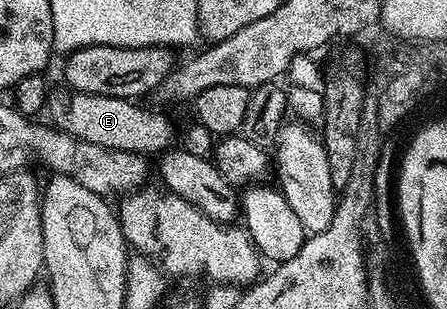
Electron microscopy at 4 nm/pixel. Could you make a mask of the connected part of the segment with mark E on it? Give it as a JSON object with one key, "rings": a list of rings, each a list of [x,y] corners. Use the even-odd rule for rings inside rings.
{"rings":[[[66,90],[50,92],[46,112],[56,127],[81,141],[111,150],[125,150],[142,155],[159,155],[174,142],[173,127],[161,113],[151,113],[128,98],[74,92],[67,98]],[[67,94],[67,95],[66,95]],[[173,139],[173,141],[172,141]]]}

